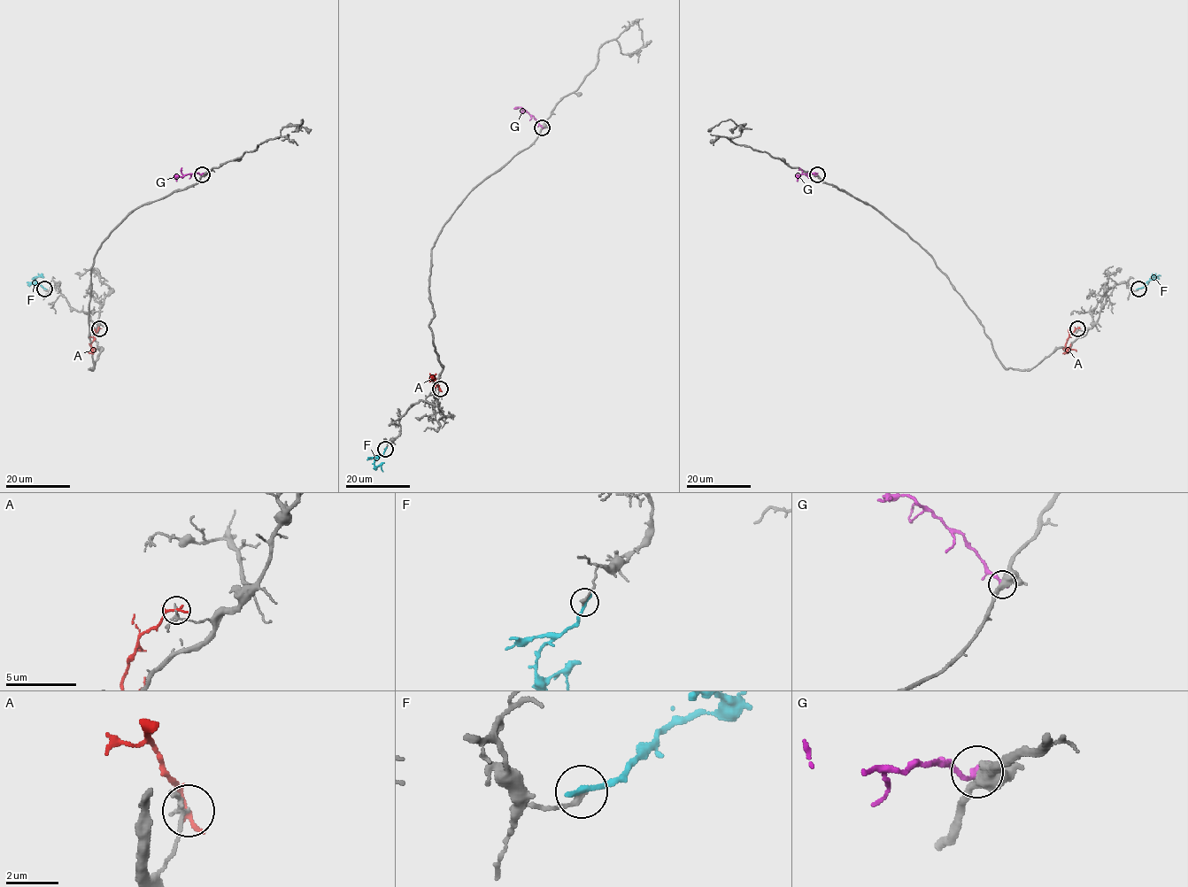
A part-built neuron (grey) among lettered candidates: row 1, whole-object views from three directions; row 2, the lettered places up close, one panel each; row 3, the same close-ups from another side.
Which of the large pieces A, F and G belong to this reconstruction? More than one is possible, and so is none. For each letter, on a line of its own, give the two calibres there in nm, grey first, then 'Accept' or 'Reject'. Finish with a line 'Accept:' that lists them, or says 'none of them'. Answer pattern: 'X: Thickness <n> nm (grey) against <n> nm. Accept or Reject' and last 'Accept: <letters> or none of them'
A: Thickness 160 nm (grey) against 240 nm. Reject
F: Thickness 240 nm (grey) against 260 nm. Reject
G: Thickness 480 nm (grey) against 220 nm. Reject
Accept: none of them

